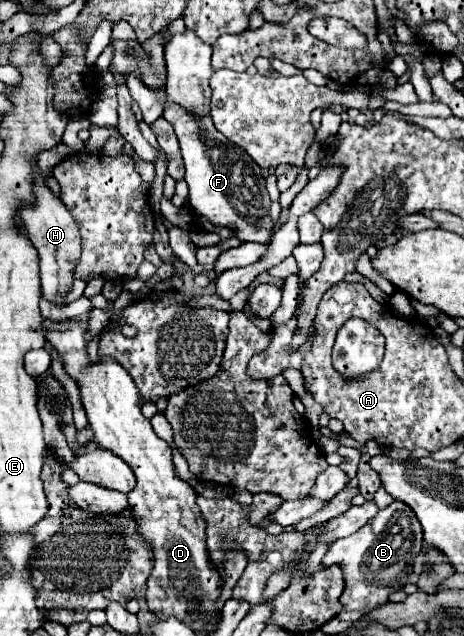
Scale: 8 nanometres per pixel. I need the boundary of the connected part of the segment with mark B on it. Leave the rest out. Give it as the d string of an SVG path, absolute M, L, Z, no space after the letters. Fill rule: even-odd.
M393 500L355 534L335 540L323 558L323 566L343 564L345 592L341 594L341 604L345 610L361 610L367 616L375 608L387 604L389 596L409 582L409 576L413 574L413 560L421 548L423 530L415 512L407 504Z

